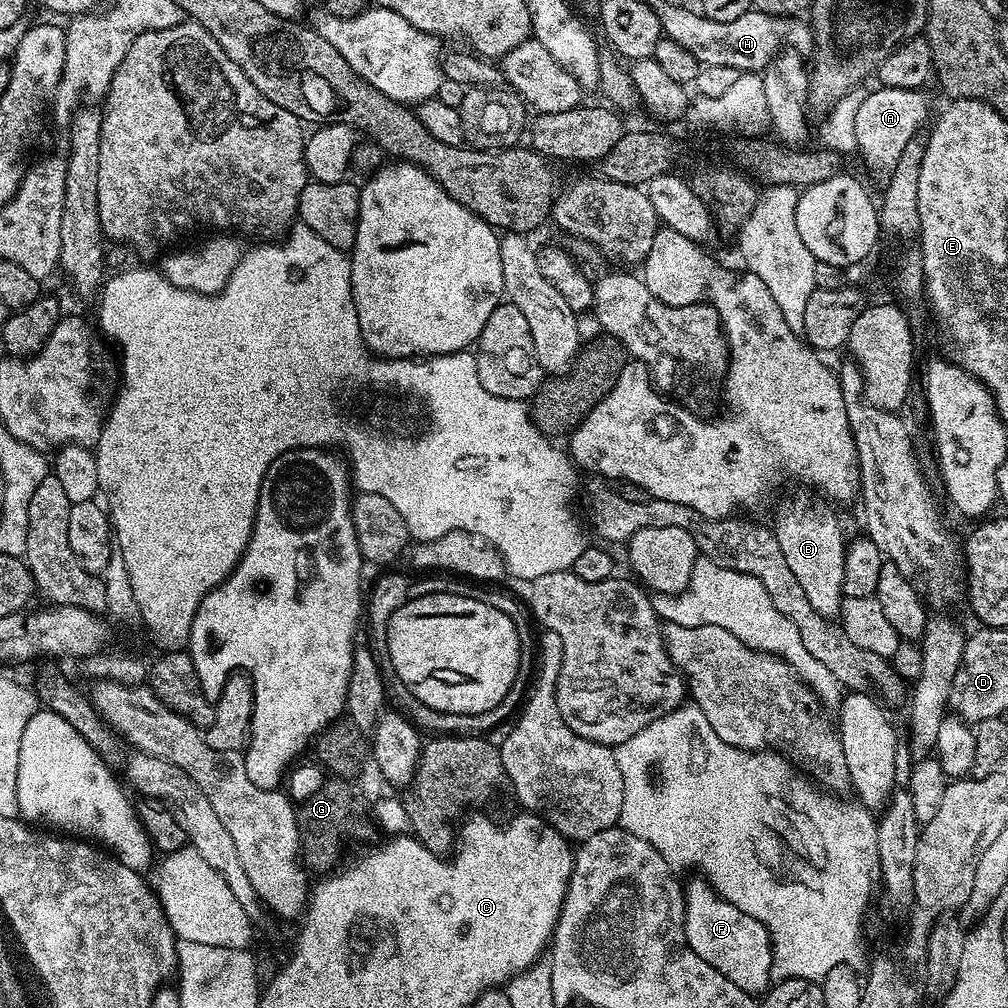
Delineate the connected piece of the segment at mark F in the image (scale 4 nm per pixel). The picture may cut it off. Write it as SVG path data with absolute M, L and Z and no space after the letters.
M695 878L682 888L684 897L684 933L688 948L694 950L702 962L710 962L718 974L730 978L738 990L746 990L753 998L768 991L772 978L772 939L750 914L742 914L738 906L726 902L703 878Z

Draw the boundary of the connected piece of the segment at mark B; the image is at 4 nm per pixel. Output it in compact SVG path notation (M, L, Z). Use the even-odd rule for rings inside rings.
M792 500L780 508L776 516L774 531L778 546L786 558L786 566L798 578L798 586L806 594L810 606L826 618L840 615L840 604L844 600L844 550L846 539L840 533L840 524L836 516L827 508L829 505L807 504L804 500Z

